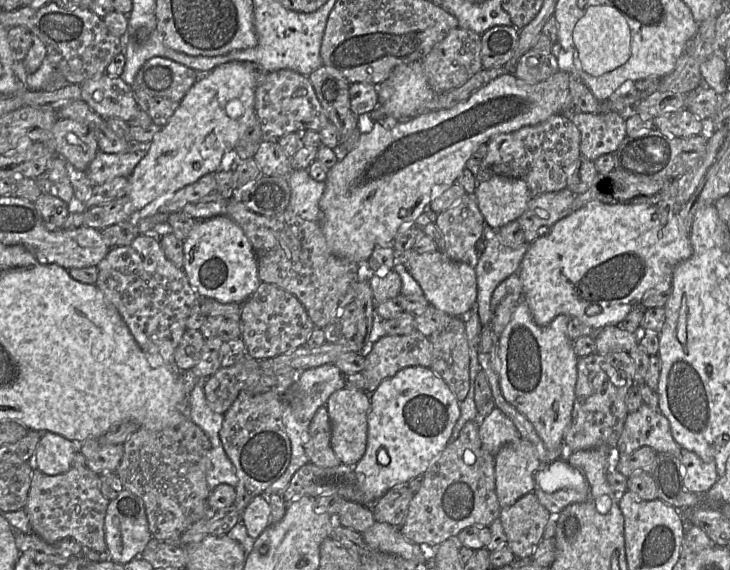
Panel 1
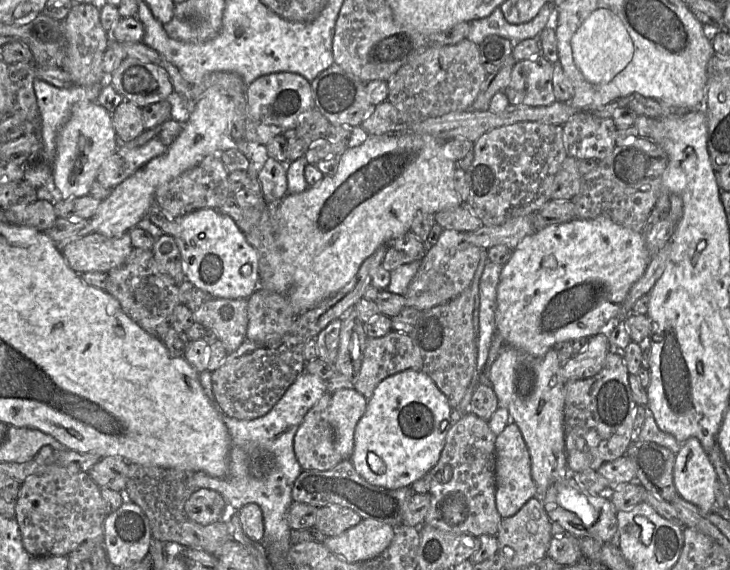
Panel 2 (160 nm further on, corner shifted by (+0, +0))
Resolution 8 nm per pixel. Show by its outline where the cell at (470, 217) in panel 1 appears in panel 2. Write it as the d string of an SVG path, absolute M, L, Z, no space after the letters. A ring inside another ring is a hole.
M443 229L436 244L426 251L424 257L421 259L418 271L408 285L407 291L404 294L406 306L424 311L436 305L443 304L461 294L466 288L470 287L480 261L480 256L481 248L466 241L463 232Z

